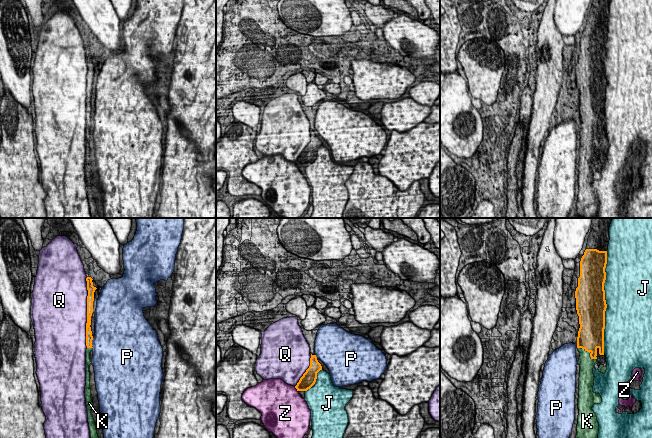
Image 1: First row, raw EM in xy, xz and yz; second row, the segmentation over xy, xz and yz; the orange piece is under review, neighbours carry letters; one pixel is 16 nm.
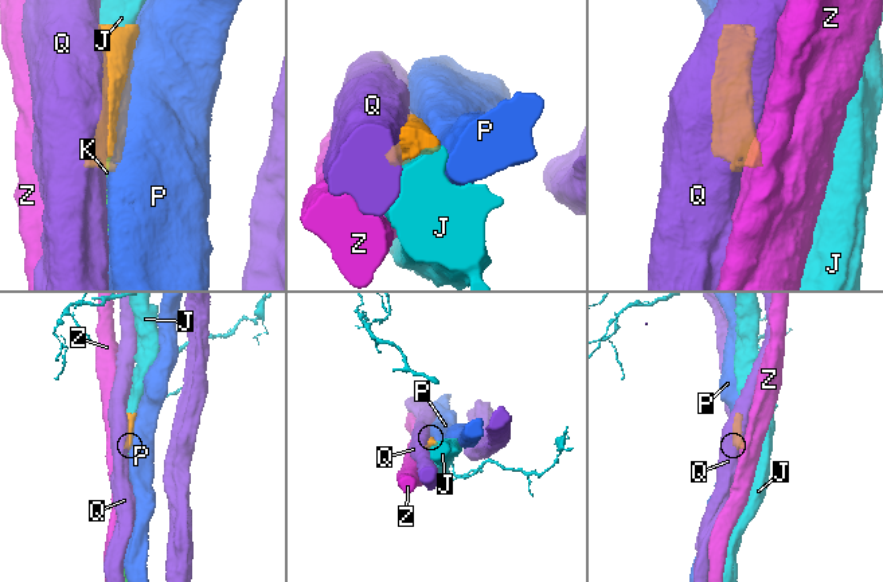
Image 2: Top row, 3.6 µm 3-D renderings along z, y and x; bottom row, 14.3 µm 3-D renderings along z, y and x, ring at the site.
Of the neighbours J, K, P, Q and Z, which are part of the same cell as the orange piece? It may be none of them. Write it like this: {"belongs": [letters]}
{"belongs": ["K"]}

